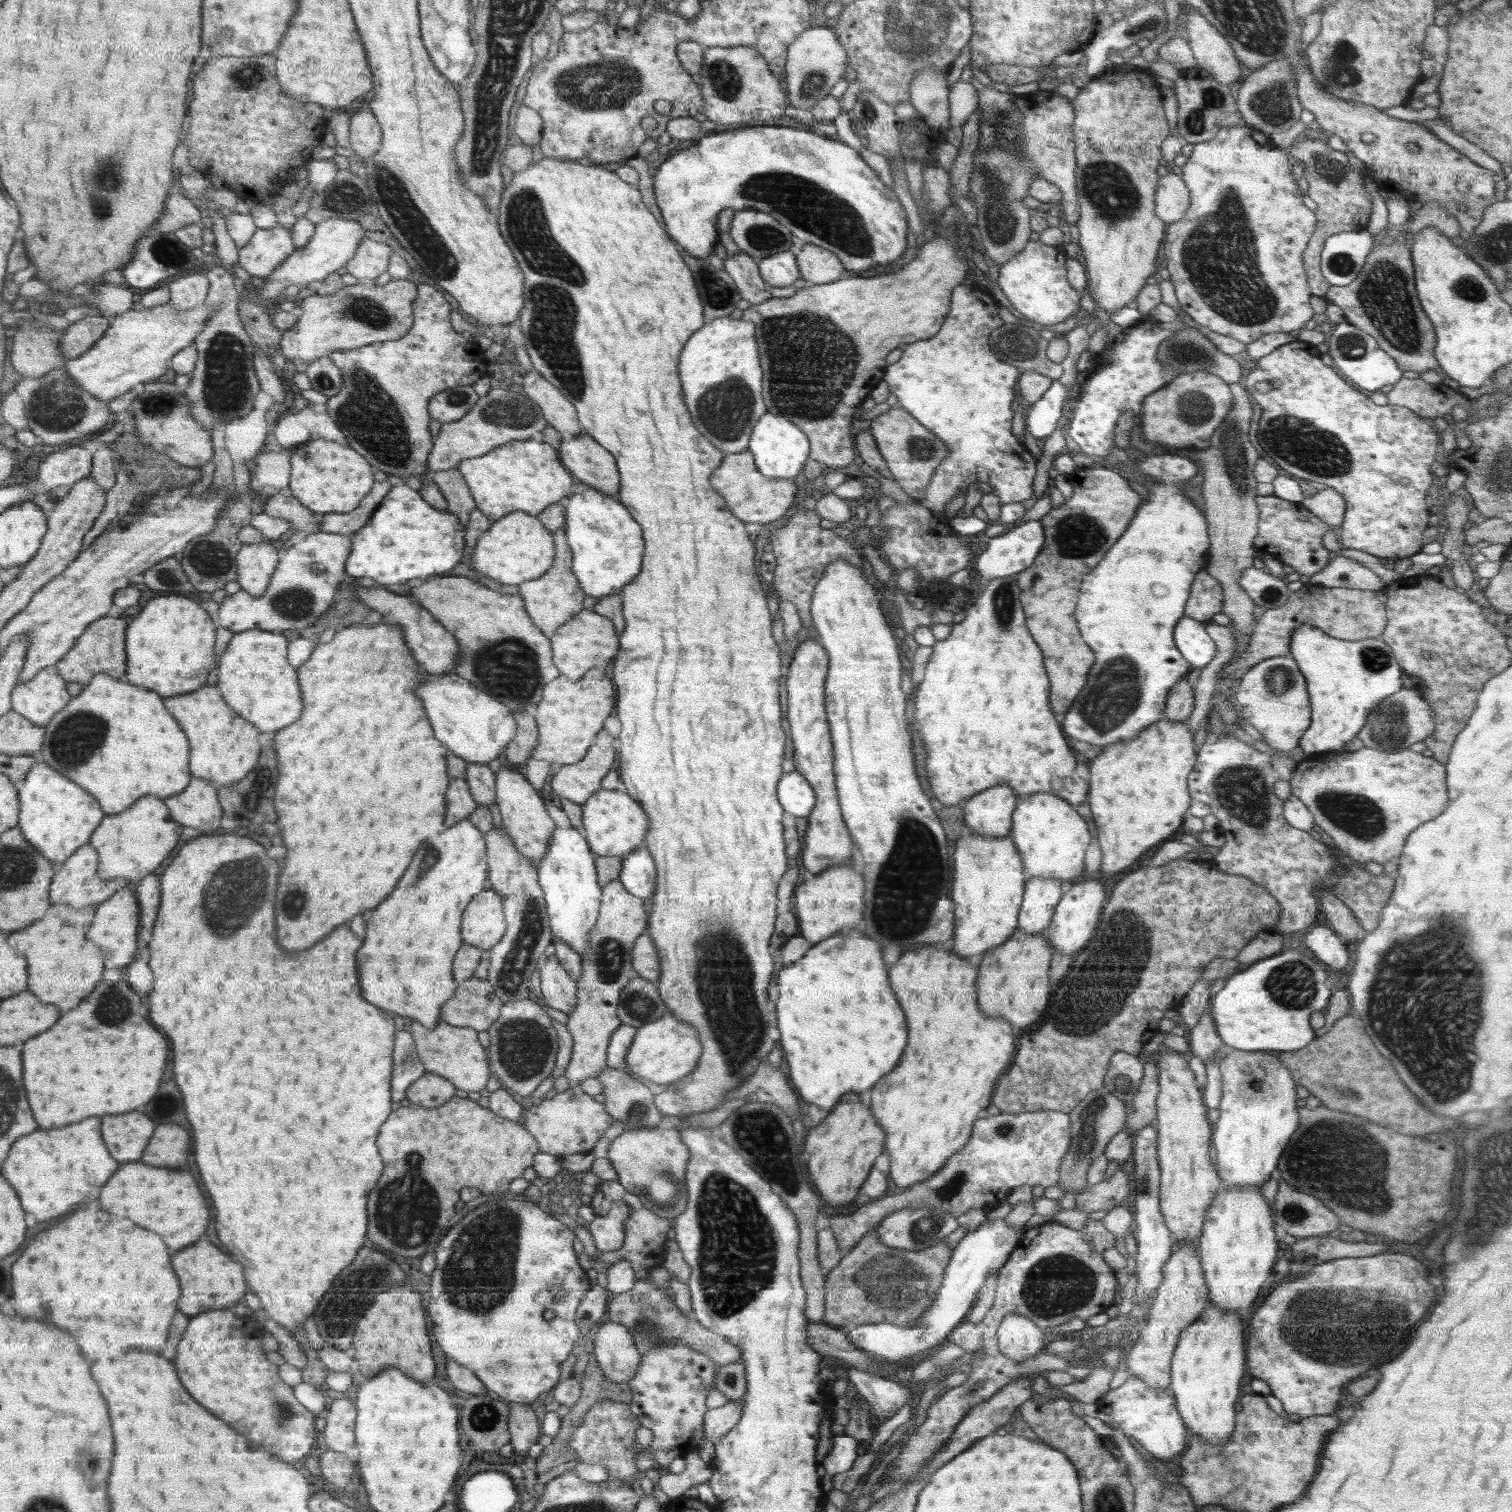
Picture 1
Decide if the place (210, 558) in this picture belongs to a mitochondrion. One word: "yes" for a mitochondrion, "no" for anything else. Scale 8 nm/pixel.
yes

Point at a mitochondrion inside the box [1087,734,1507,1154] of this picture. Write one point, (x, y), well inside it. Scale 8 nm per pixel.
(1423, 989)

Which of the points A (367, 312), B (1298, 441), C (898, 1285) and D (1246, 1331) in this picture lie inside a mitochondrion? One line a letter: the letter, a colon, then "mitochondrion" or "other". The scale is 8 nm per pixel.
A: mitochondrion
B: mitochondrion
C: mitochondrion
D: other

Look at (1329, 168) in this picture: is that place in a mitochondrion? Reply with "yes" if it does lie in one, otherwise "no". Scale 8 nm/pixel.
yes

